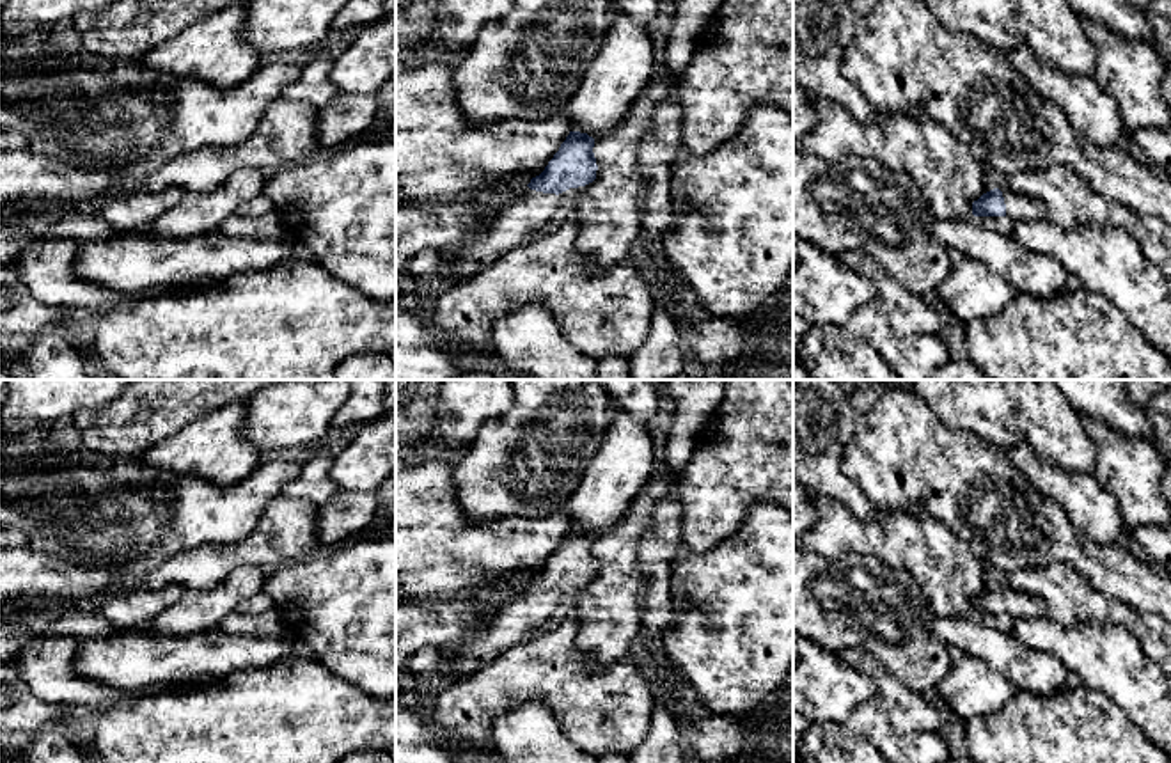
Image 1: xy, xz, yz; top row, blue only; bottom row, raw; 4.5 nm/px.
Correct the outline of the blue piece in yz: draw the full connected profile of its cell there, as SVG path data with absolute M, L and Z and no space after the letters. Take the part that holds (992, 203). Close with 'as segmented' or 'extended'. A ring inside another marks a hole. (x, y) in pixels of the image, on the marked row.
M994 188L972 202L974 216L1010 216L1017 220L1049 220L1047 208L1041 201L1013 192L1002 193Z; extended

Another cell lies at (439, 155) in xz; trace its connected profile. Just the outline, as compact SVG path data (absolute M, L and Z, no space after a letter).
M438 57L410 69L396 64L396 192L412 201L461 199L488 186L527 186L571 131L566 114L468 122L454 92L456 60Z

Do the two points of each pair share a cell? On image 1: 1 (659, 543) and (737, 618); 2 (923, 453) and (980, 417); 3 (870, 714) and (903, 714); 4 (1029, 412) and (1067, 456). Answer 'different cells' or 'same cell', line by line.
1: different cells
2: different cells
3: different cells
4: same cell

